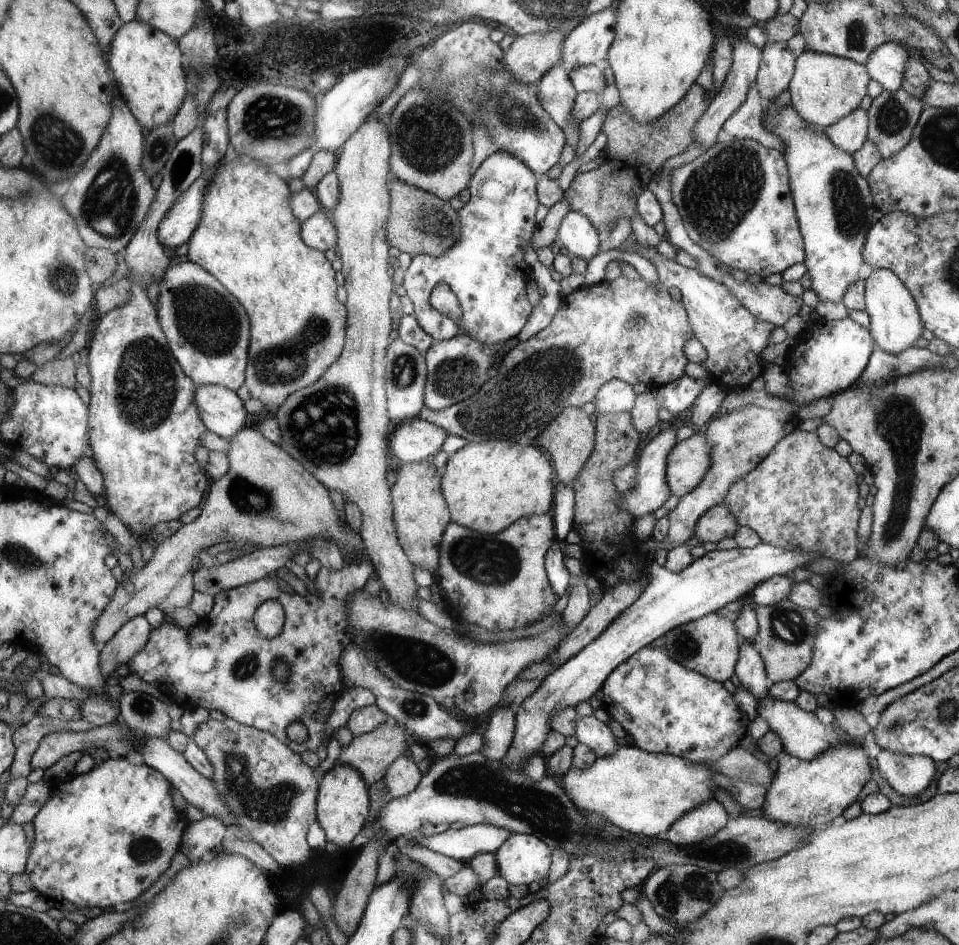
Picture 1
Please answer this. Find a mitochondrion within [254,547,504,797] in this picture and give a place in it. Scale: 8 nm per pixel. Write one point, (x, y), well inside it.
(417, 663)

